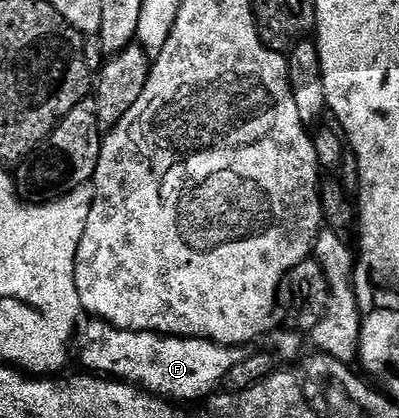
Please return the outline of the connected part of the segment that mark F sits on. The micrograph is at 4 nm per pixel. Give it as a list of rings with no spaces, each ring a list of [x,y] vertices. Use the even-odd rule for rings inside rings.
[[[83,318],[78,321],[78,331],[74,334],[73,347],[76,356],[82,359],[87,373],[101,374],[106,378],[121,380],[133,384],[144,392],[171,402],[186,402],[182,400],[198,400],[210,392],[210,387],[221,385],[224,374],[236,366],[244,355],[241,347],[228,348],[225,344],[217,344],[211,340],[202,340],[198,336],[164,336],[161,332],[137,332],[124,330],[106,320]]]

